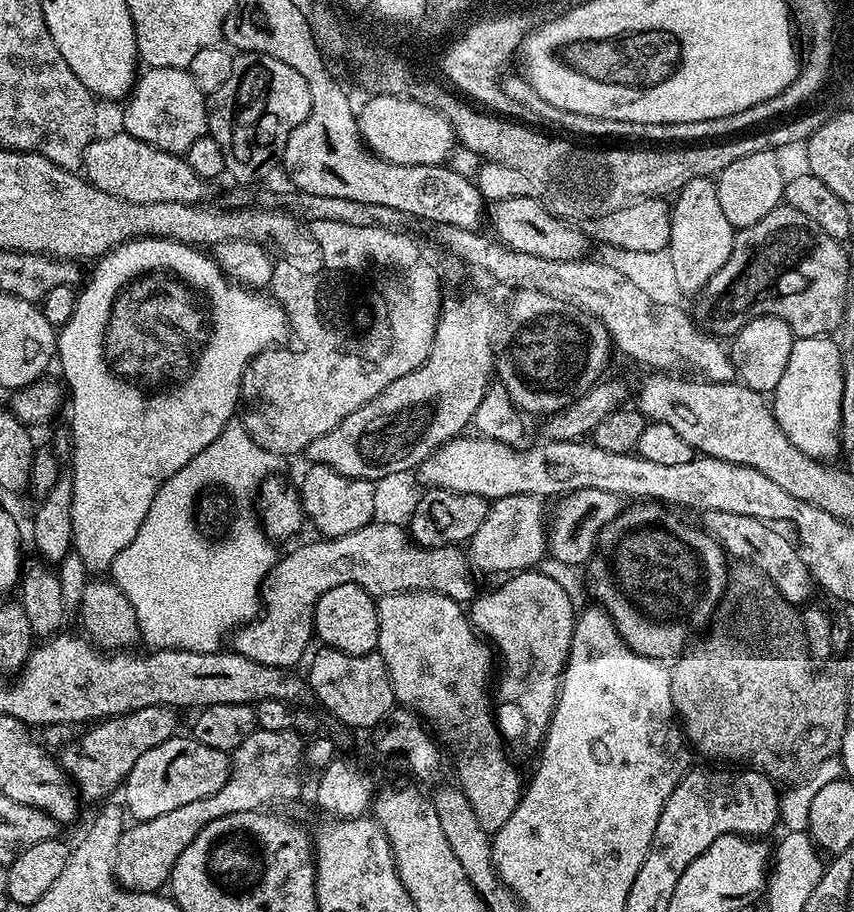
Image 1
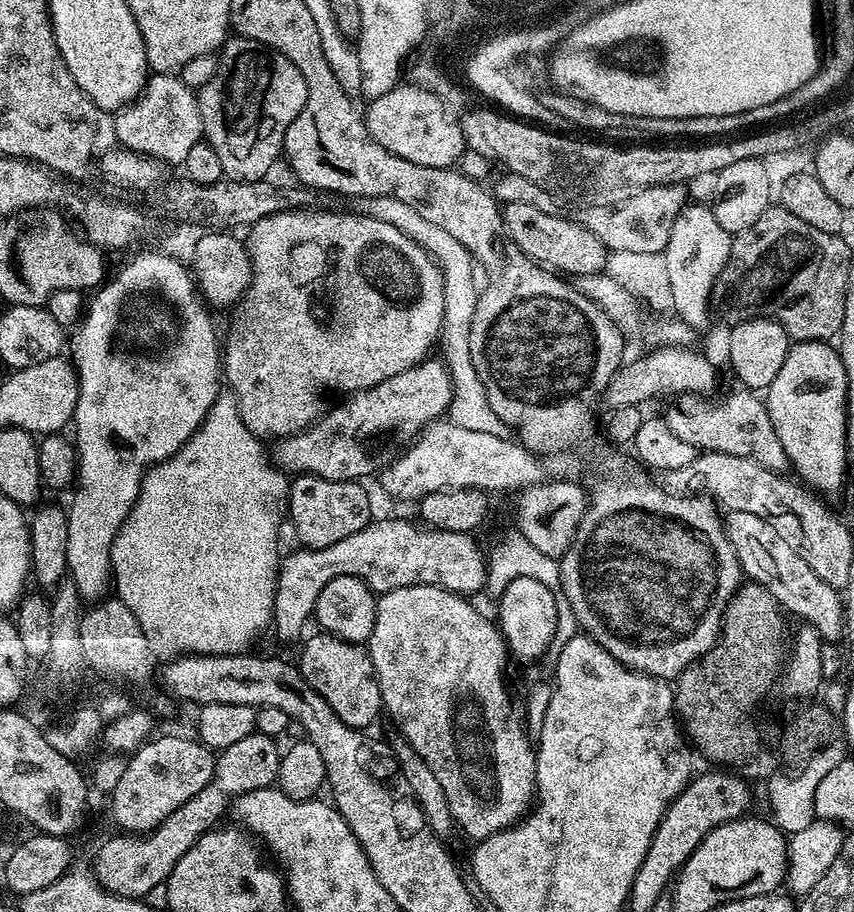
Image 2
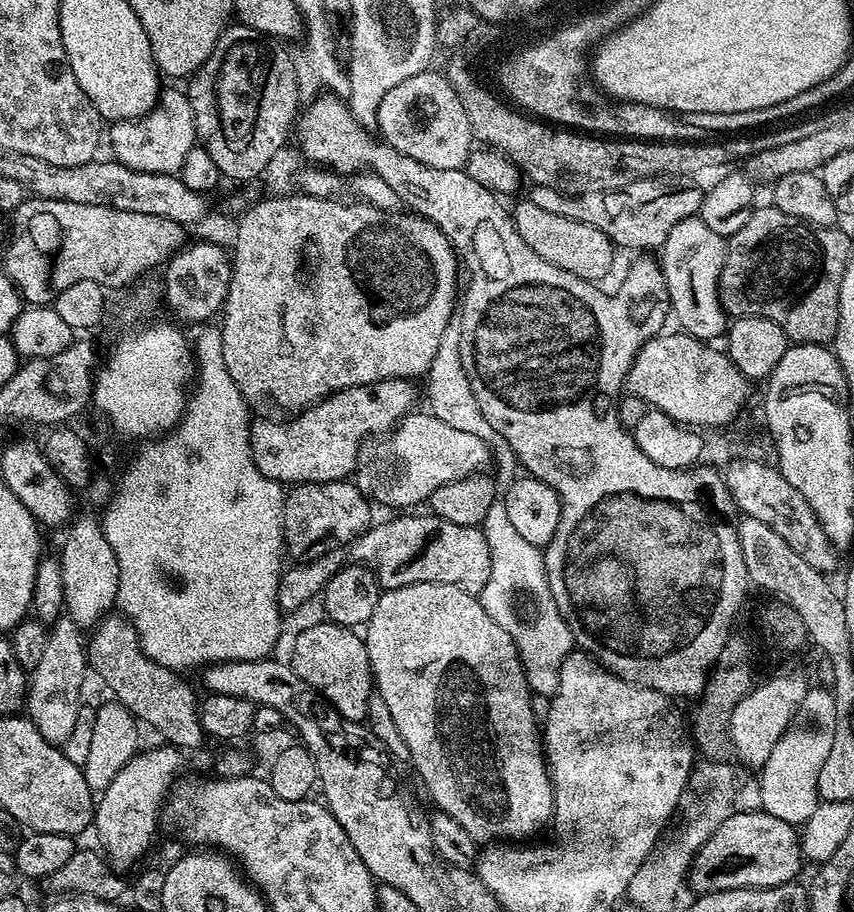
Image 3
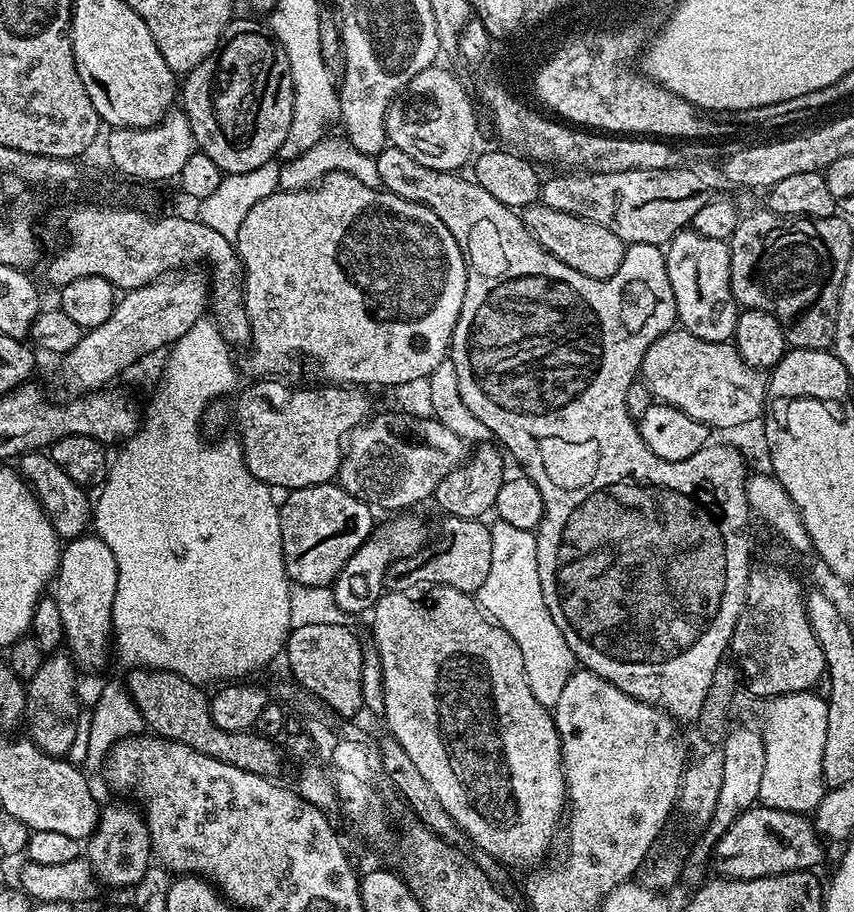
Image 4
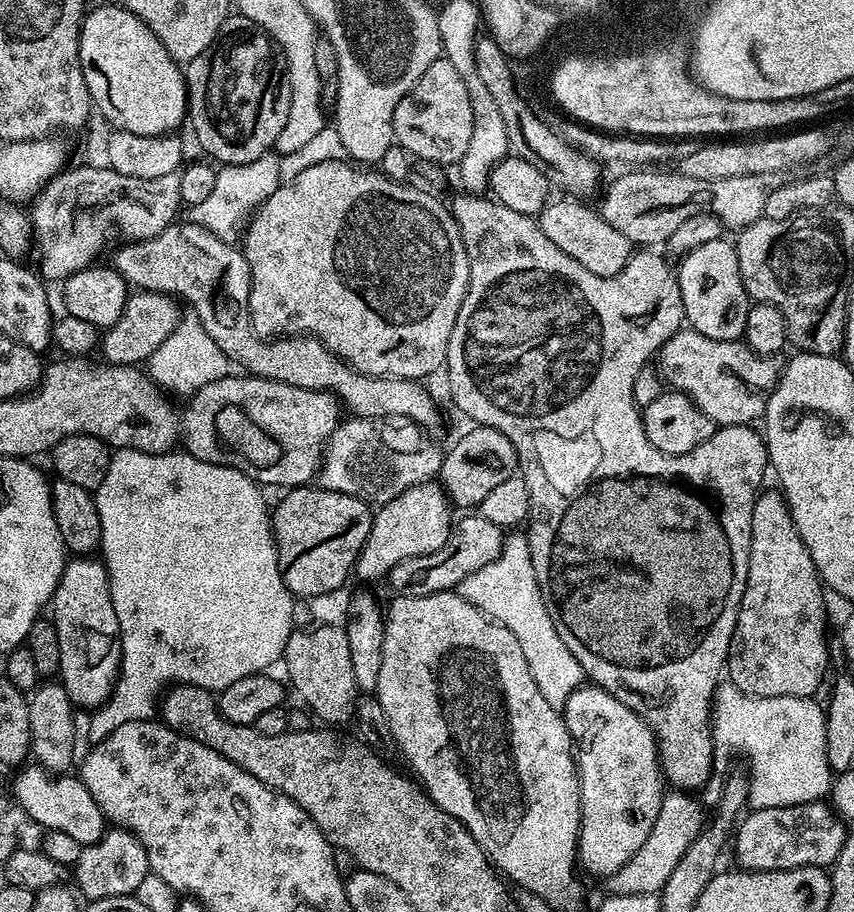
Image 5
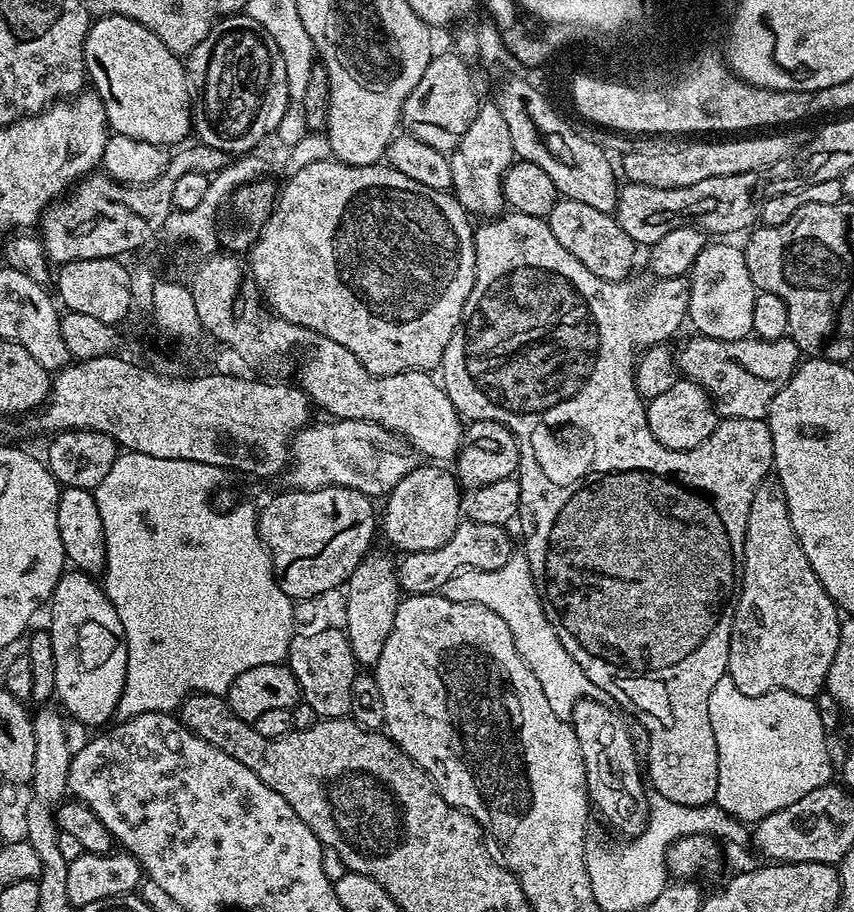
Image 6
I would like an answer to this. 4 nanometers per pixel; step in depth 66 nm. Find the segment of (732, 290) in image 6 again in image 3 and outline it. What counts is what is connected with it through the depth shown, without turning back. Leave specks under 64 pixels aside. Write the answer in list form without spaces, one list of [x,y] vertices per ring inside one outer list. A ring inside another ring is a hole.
[[[699,215],[688,216],[682,222],[678,222],[674,226],[674,230],[670,230],[664,247],[659,249],[658,252],[658,263],[664,272],[671,315],[674,320],[676,316],[677,322],[680,323],[677,325],[689,336],[705,342],[716,342],[719,336],[721,339],[727,333],[730,323],[730,317],[725,312],[724,307],[720,305],[720,299],[718,298],[718,282],[722,274],[724,256],[727,252],[728,246],[725,237],[714,234],[714,230],[710,230],[710,226],[706,226],[706,222],[702,222]]]

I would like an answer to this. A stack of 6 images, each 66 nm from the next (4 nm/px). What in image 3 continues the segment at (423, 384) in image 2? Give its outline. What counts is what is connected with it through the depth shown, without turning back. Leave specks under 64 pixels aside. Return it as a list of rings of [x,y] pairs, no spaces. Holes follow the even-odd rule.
[[[379,380],[373,384],[350,386],[334,393],[333,396],[311,404],[299,414],[292,414],[289,420],[251,421],[252,457],[266,474],[266,478],[277,480],[282,486],[298,484],[329,484],[335,480],[347,481],[357,471],[360,456],[360,443],[375,432],[391,433],[404,417],[413,411],[416,388],[412,380]]]

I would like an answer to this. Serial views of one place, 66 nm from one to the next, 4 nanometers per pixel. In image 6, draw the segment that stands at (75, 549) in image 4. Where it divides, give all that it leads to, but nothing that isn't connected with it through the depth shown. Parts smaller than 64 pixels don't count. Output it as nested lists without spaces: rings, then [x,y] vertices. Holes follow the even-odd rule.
[[[75,570],[65,571],[60,577],[52,591],[50,607],[55,699],[78,723],[107,725],[116,715],[118,698],[122,698],[122,686],[126,682],[128,651],[118,610],[114,610],[103,587],[93,577]]]

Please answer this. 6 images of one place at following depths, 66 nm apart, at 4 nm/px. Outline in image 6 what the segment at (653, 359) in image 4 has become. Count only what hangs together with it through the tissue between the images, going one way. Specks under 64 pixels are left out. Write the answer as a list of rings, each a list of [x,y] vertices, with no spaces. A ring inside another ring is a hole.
[[[693,335],[693,340],[684,344],[684,349],[678,352],[678,368],[687,379],[701,384],[710,397],[711,403],[724,418],[750,418],[762,420],[768,415],[772,399],[778,394],[781,386],[792,377],[802,360],[799,346],[787,338],[782,340],[719,340],[709,336]]]

